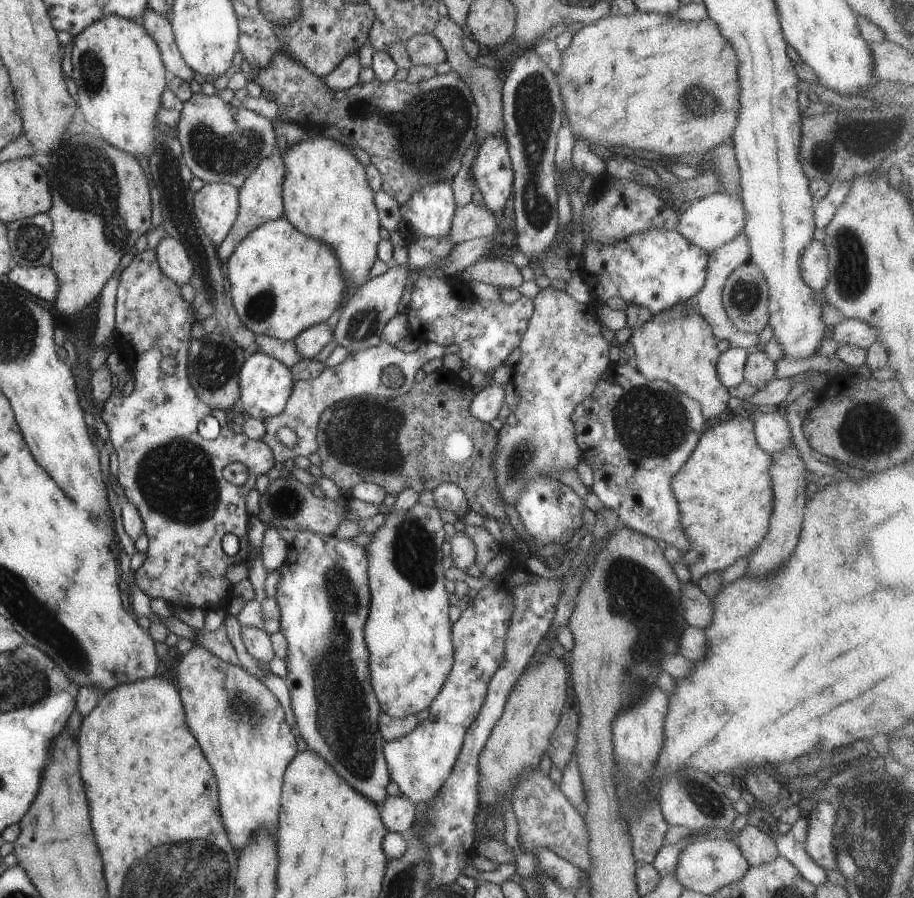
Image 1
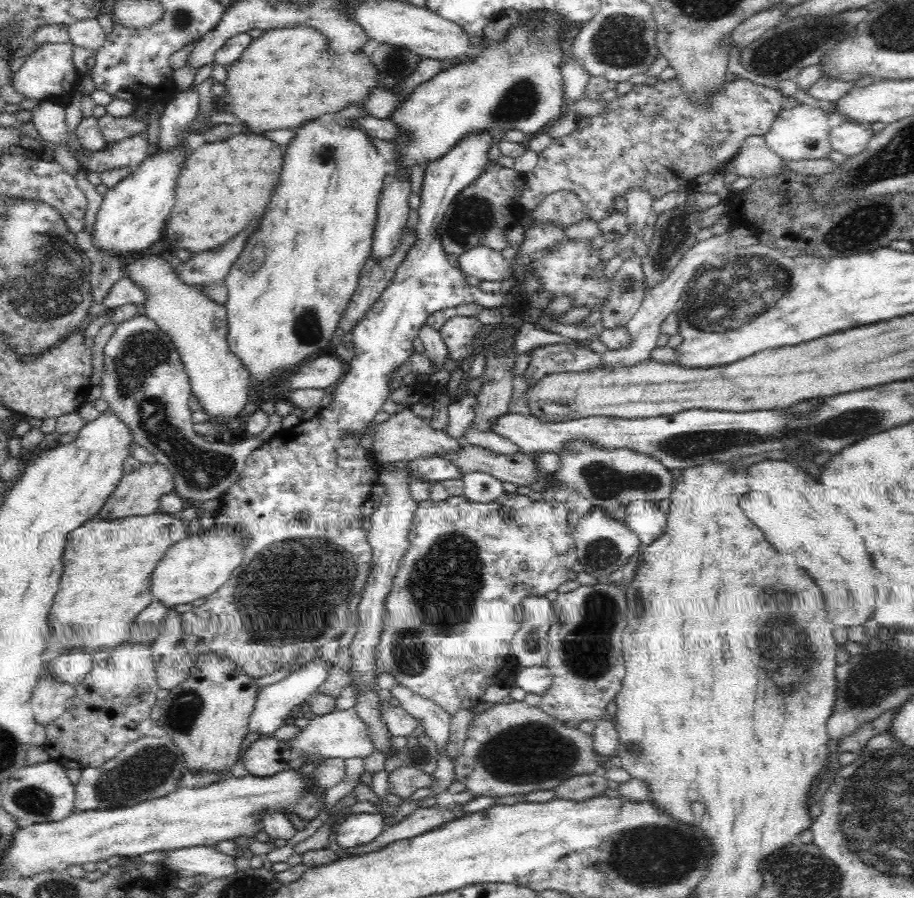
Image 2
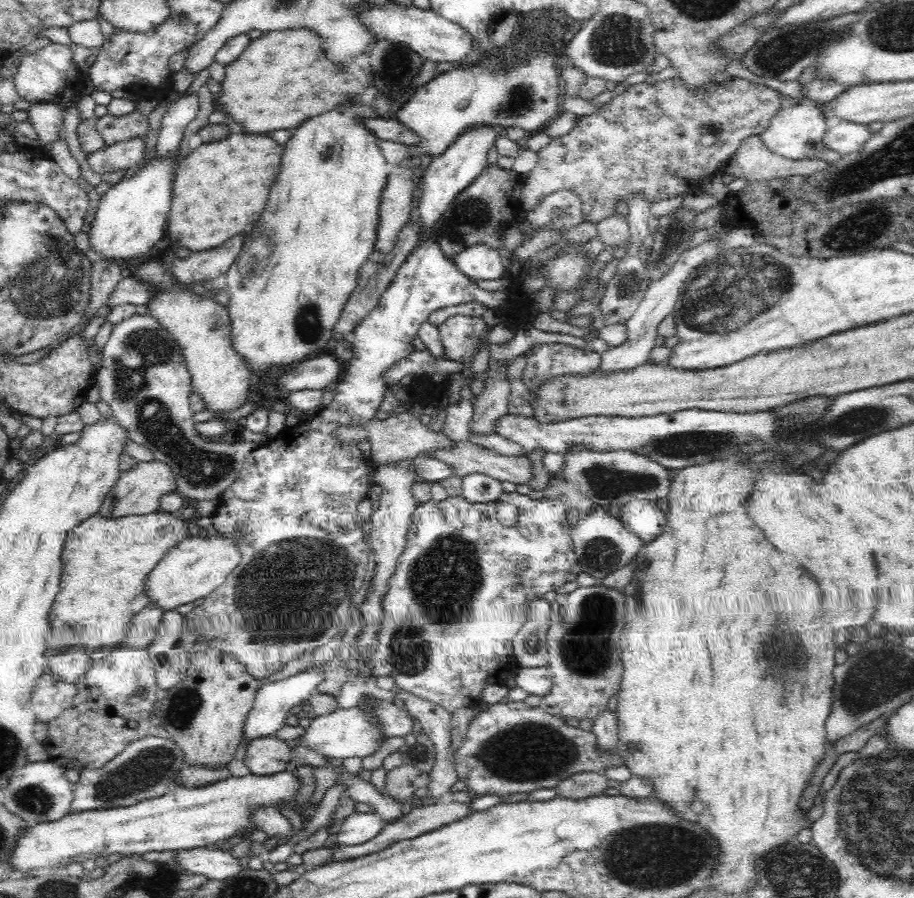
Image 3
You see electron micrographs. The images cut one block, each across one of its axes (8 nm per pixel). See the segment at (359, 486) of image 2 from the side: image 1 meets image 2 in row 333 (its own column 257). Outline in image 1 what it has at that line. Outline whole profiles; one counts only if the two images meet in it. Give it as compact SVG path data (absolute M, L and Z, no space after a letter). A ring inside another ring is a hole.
M261 352L251 354L243 361L238 372L239 396L238 404L242 412L254 419L266 419L275 416L285 408L293 388L293 381L289 369L281 362Z

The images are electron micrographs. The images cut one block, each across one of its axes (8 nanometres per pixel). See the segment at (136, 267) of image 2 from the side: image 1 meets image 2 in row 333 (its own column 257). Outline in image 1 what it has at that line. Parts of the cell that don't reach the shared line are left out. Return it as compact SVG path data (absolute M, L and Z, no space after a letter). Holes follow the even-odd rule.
M275 151L271 156L263 158L255 170L247 175L245 182L238 188L239 208L237 211L237 218L229 230L229 234L225 236L223 242L215 247L216 258L220 264L231 256L235 247L258 226L264 222L275 220L283 214L282 204L282 184L284 177L284 166L281 155Z

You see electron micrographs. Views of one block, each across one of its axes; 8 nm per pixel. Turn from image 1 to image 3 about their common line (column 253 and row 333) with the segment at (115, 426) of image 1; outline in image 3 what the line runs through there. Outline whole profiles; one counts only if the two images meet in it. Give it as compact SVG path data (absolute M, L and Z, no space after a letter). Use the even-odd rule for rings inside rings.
M466 316L446 320L438 330L444 343L444 358L470 364L482 345L484 336L490 331L480 318Z

